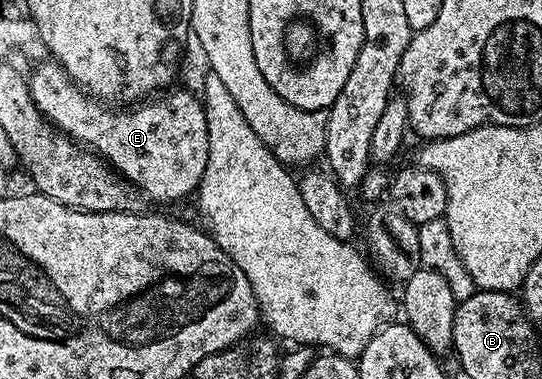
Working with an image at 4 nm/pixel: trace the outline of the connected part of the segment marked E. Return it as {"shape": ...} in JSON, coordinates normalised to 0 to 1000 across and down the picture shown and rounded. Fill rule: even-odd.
{"shape":[[[101,161],[74,166],[50,201],[52,240],[59,248],[63,277],[83,314],[109,335],[120,356],[161,383],[177,406],[197,420],[212,451],[256,499],[260,517],[282,525],[288,536],[325,536],[347,512],[360,507],[373,478],[380,446],[387,372],[380,351],[380,298],[375,269],[347,240],[312,237],[293,256],[275,259],[242,288],[212,293],[212,280],[194,277],[183,261],[172,261],[133,211],[118,179]]]}

